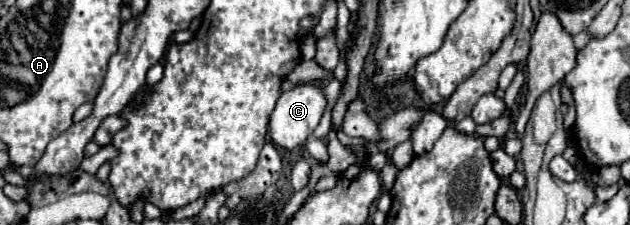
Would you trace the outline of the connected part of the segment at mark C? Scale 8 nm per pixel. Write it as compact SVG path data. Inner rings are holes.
M303 83L303 85L295 85L293 89L285 91L279 97L279 101L271 113L271 121L269 121L269 133L271 133L273 143L283 149L295 149L295 147L303 145L305 139L319 125L319 121L325 113L325 107L327 107L327 97L319 83Z

